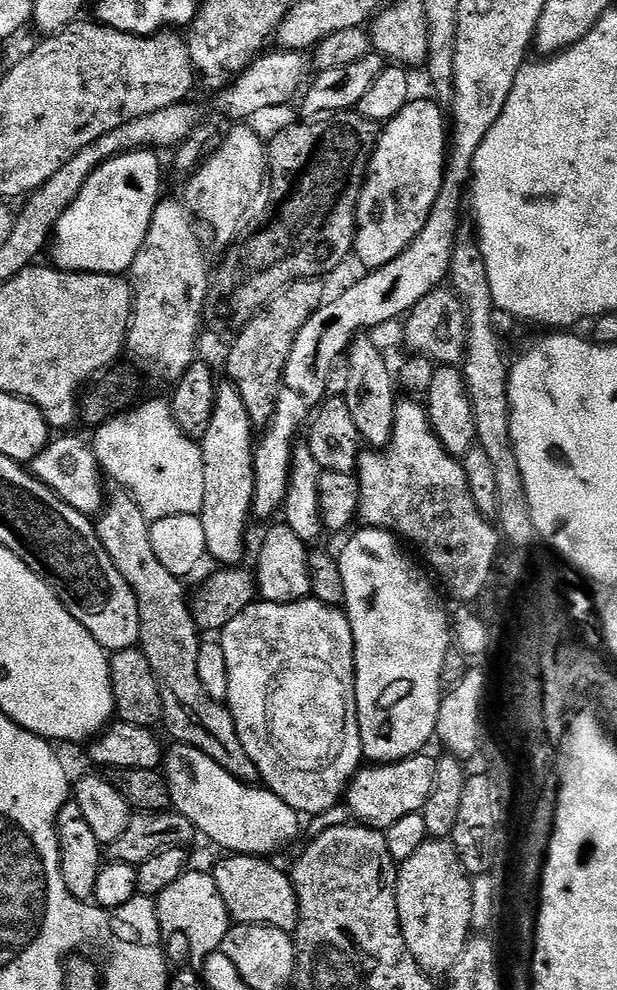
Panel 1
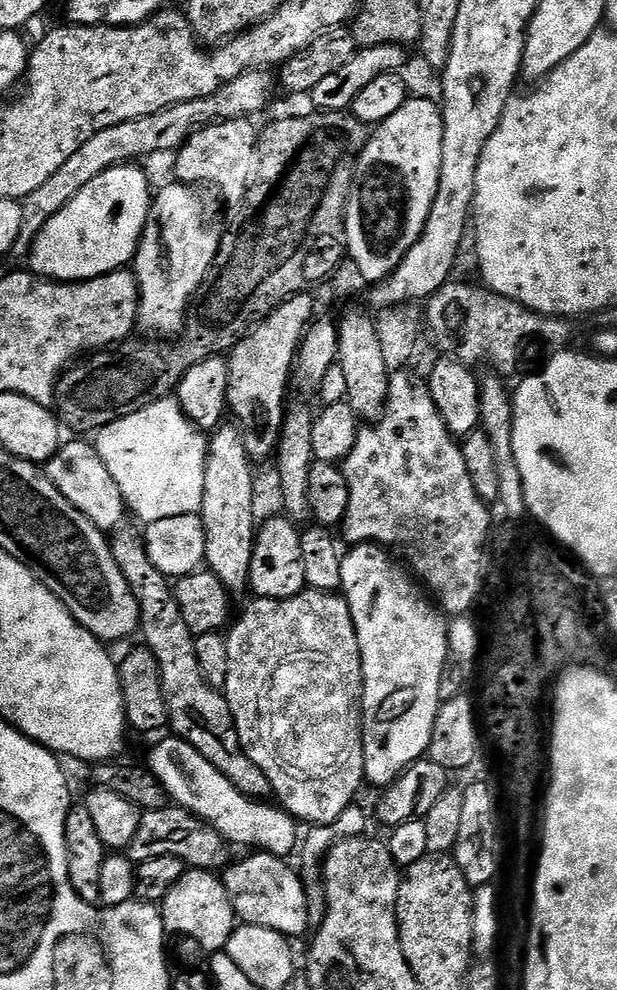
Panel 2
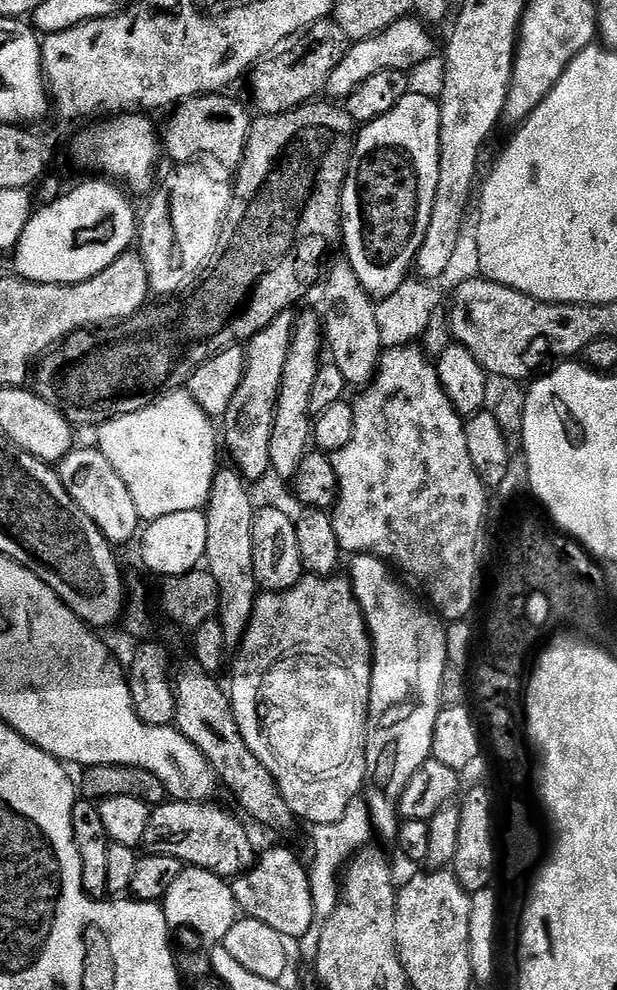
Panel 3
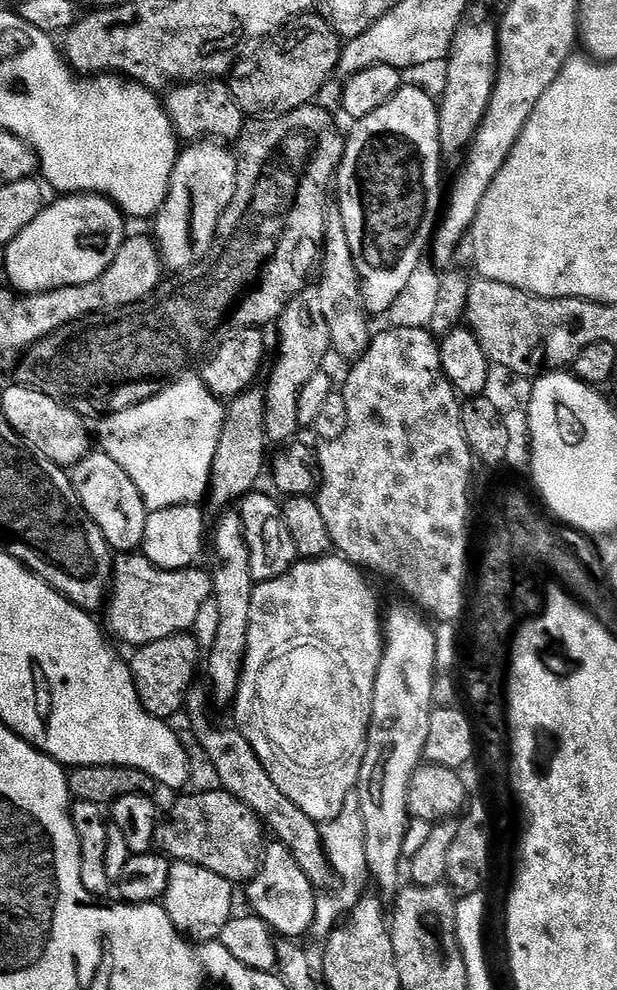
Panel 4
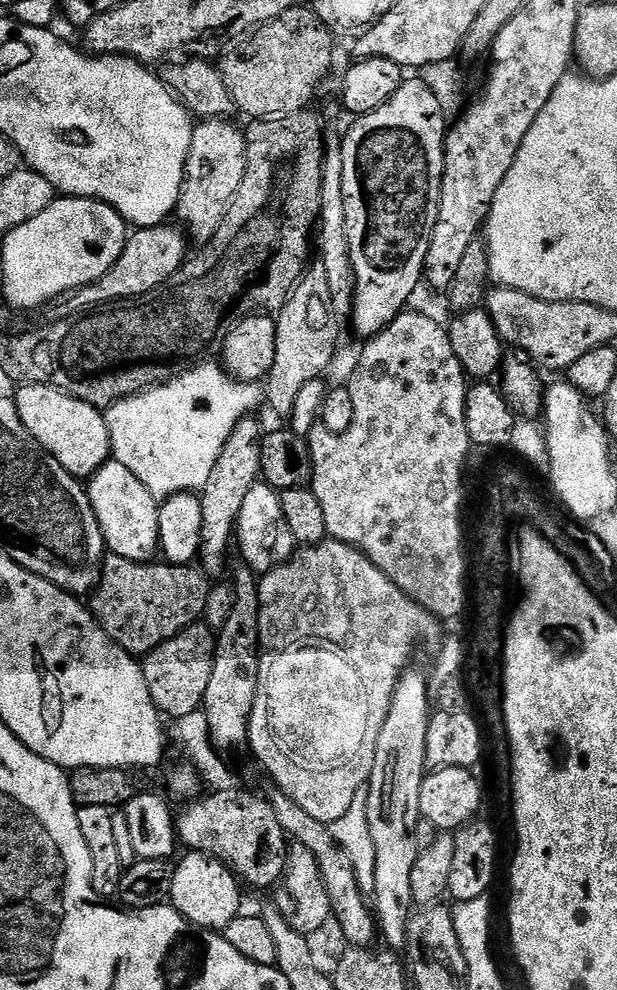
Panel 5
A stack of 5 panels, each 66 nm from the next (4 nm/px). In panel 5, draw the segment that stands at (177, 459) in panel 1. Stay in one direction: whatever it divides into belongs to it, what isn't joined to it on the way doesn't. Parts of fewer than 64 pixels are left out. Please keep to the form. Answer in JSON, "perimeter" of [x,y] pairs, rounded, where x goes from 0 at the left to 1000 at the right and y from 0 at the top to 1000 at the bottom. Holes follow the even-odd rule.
{"perimeter":[[[319,367],[280,384],[193,404],[169,416],[182,461],[254,506],[292,497],[323,498],[347,475],[347,467],[353,467],[353,459],[360,459],[360,451],[366,451],[366,442],[373,442],[373,434],[425,408],[420,387],[381,384],[355,367],[337,367]]]}

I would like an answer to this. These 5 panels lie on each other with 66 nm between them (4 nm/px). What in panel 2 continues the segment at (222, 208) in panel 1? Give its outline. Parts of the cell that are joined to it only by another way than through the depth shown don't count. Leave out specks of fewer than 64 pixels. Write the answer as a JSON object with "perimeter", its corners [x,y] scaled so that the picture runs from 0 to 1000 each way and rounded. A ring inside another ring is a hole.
{"perimeter":[[[407,120],[358,121],[348,125],[332,125],[318,130],[284,155],[285,178],[290,185],[306,188],[345,186],[357,198],[370,206],[387,208],[402,196],[402,187],[415,165],[415,142],[418,129]]]}

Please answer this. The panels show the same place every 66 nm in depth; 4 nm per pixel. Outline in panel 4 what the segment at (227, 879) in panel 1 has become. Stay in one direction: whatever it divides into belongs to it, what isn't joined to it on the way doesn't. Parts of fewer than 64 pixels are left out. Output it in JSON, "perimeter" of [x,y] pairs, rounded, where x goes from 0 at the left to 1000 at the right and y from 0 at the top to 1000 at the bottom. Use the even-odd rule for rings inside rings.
{"perimeter":[[[452,851],[442,854],[442,857],[439,854],[429,860],[421,882],[399,894],[402,913],[408,916],[404,918],[417,927],[431,930],[442,942],[460,947],[486,947],[498,937],[504,938],[511,934],[515,901],[470,859]]]}

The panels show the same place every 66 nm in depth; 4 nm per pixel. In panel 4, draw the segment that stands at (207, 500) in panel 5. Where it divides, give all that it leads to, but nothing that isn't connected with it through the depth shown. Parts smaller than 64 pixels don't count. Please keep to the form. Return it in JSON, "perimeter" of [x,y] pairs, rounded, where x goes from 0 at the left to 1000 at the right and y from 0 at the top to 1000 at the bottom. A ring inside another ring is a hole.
{"perimeter":[[[404,394],[381,401],[363,418],[363,429],[347,459],[344,481],[337,484],[340,505],[350,509],[387,506],[417,492],[421,480],[428,477],[428,464],[434,461],[438,445],[431,434],[434,409],[426,395]]]}

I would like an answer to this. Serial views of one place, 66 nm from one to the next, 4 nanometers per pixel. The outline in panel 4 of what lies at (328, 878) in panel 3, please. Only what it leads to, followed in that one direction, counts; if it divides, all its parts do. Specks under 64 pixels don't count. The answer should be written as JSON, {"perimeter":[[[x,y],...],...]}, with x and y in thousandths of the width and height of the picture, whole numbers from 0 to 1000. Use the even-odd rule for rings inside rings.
{"perimeter":[[[572,802],[561,806],[561,814],[554,818],[554,822],[548,822],[548,826],[524,829],[519,837],[519,852],[525,854],[525,862],[532,865],[540,882],[546,886],[553,885],[564,892],[564,897],[554,898],[553,901],[545,901],[540,905],[520,904],[512,910],[511,940],[532,943],[546,936],[553,926],[569,922],[574,911],[585,908],[587,902],[592,900],[592,898],[588,899],[590,888],[595,890],[600,885],[596,864],[593,863],[593,834],[582,803]]]}

